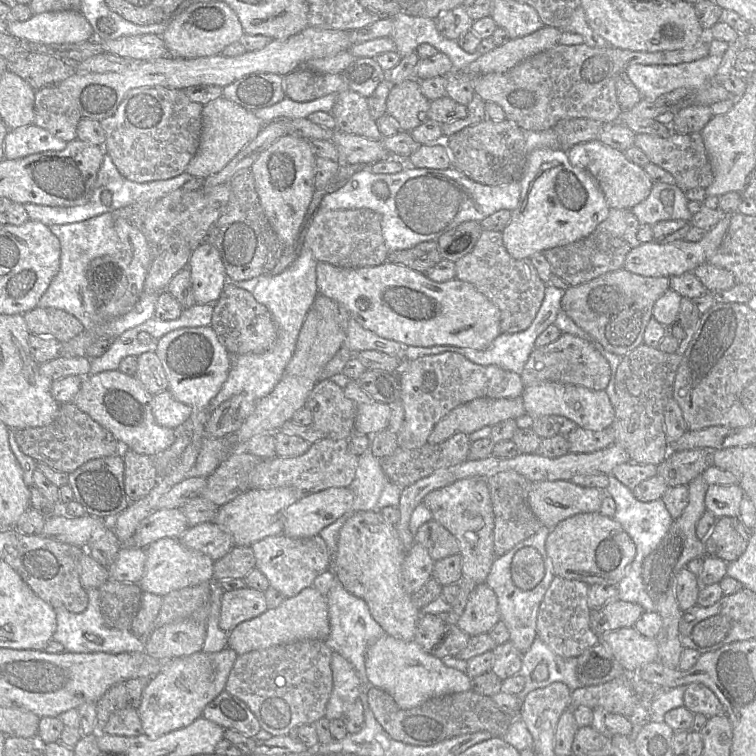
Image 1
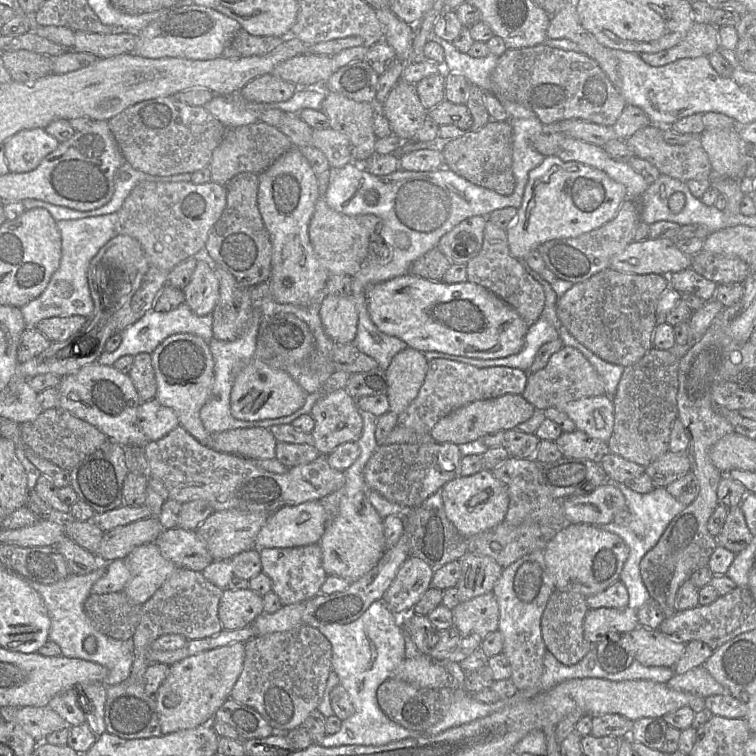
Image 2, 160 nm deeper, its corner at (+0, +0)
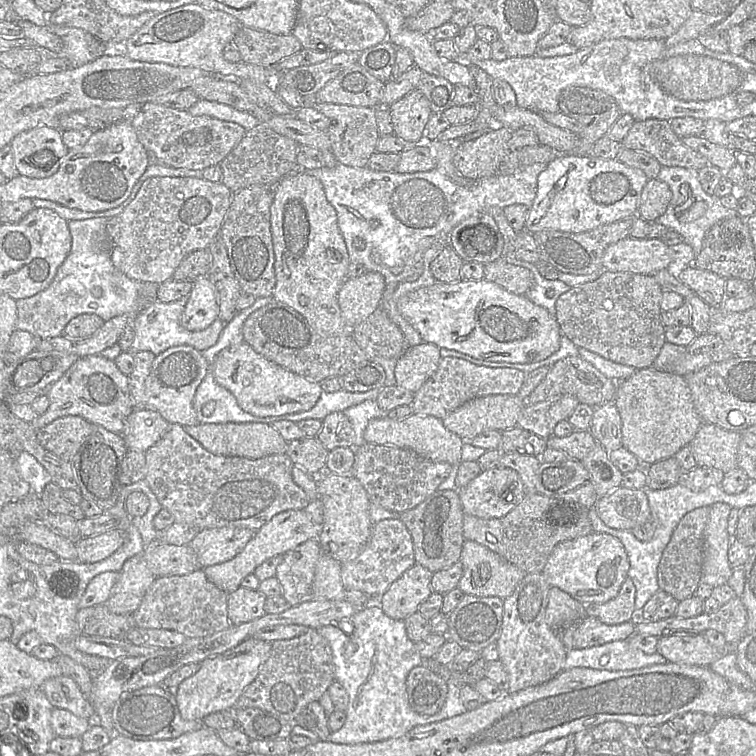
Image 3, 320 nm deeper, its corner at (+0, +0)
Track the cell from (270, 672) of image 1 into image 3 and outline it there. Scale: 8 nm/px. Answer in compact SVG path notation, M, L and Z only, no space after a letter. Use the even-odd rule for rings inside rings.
M310 628L301 636L271 642L268 658L255 680L245 688L234 708L259 708L295 722L302 709L311 702L319 701L333 681L334 665L330 645L317 629Z

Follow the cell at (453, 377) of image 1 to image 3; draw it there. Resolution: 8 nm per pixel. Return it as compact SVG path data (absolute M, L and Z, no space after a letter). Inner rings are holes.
M455 357L441 358L436 372L414 394L414 414L443 420L466 402L488 395L517 395L526 373L516 368L490 368Z

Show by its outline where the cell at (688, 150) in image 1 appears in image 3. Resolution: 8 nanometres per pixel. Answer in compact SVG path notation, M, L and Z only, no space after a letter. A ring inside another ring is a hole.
M648 119L644 121L635 121L627 135L621 141L622 148L643 152L650 155L658 161L661 166L682 167L700 170L710 165L707 158L698 152L688 148L681 138L679 138L671 129L669 121L660 119Z

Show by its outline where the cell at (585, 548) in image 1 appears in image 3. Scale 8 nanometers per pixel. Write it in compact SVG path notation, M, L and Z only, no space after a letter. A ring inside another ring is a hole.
M592 532L557 544L543 569L551 587L558 587L582 604L606 603L619 593L628 577L629 558L622 542L609 534Z

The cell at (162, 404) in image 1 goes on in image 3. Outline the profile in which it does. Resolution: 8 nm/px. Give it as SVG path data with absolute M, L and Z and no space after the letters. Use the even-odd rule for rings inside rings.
M140 408L127 418L123 438L128 449L146 452L155 445L170 424L155 410Z

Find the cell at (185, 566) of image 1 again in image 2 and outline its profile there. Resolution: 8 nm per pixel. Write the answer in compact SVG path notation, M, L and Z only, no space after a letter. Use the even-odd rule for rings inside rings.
M155 542L134 548L125 558L129 580L123 591L137 604L144 604L178 567L161 554Z

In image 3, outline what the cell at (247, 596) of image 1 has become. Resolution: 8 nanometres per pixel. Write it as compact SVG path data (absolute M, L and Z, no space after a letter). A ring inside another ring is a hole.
M239 587L228 593L227 612L231 625L240 625L266 614L267 597L258 590Z

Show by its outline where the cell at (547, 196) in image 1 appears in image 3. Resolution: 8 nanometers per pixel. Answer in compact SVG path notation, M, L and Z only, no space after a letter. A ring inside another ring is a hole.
M558 154L538 176L537 192L532 206L528 209L525 230L531 234L544 230L582 233L635 215L647 181L643 171L626 166L618 159L605 160L590 155Z

